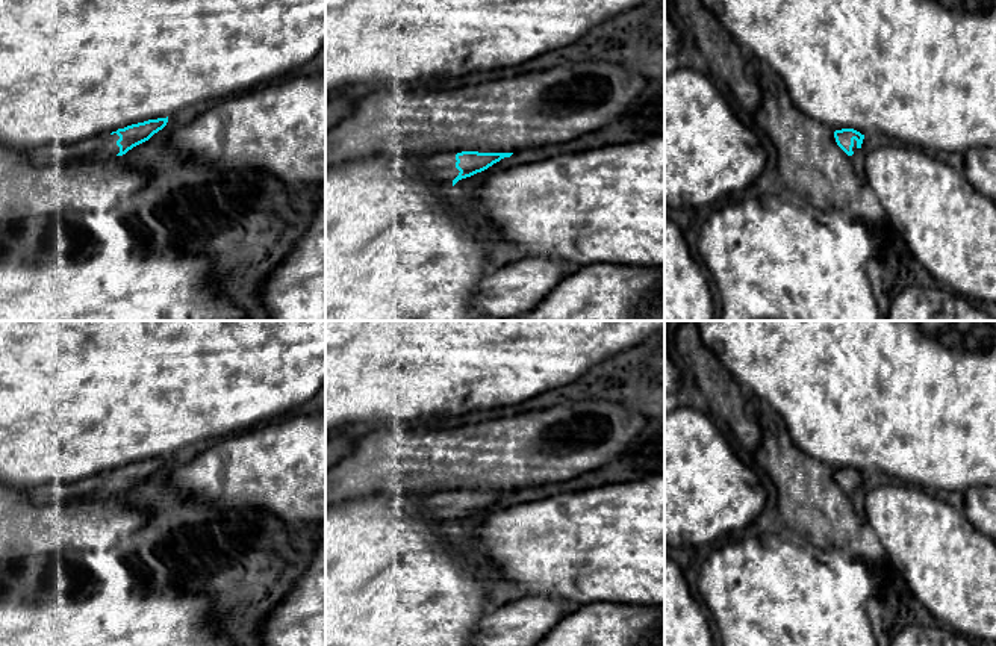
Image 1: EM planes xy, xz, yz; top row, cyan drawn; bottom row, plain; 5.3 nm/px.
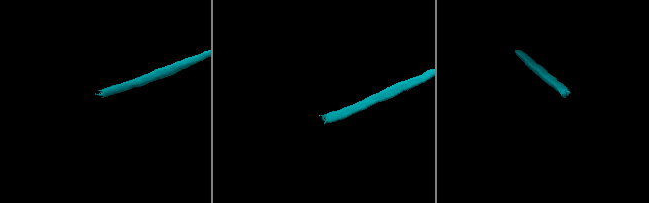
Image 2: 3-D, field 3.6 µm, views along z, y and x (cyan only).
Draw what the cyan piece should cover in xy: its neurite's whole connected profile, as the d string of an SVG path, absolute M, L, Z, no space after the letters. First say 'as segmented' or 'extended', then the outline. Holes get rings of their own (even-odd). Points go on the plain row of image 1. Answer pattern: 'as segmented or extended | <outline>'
extended | M168 455L148 458L73 484L42 484L27 489L27 501L33 504L64 504L77 499L123 495L133 486L148 480L154 472L162 469L167 461Z

